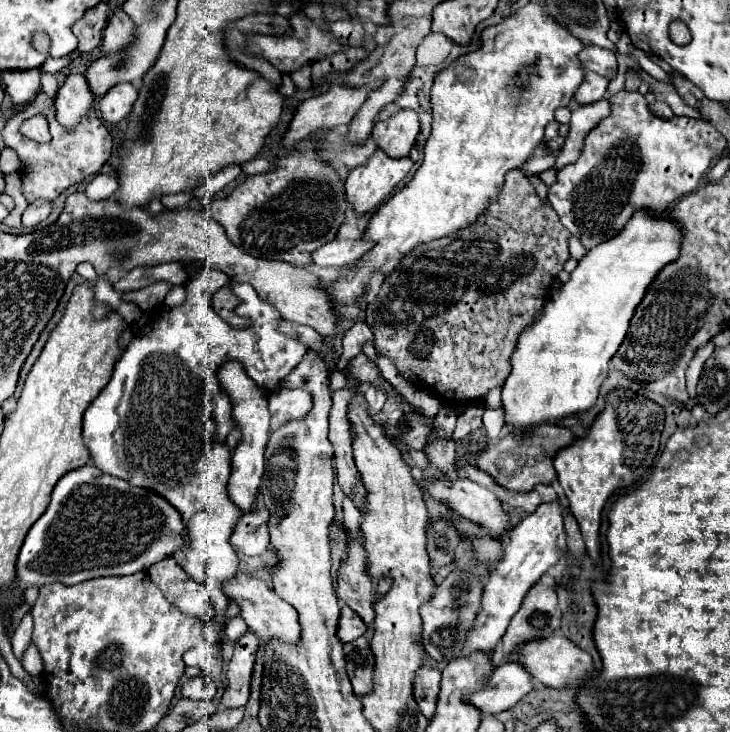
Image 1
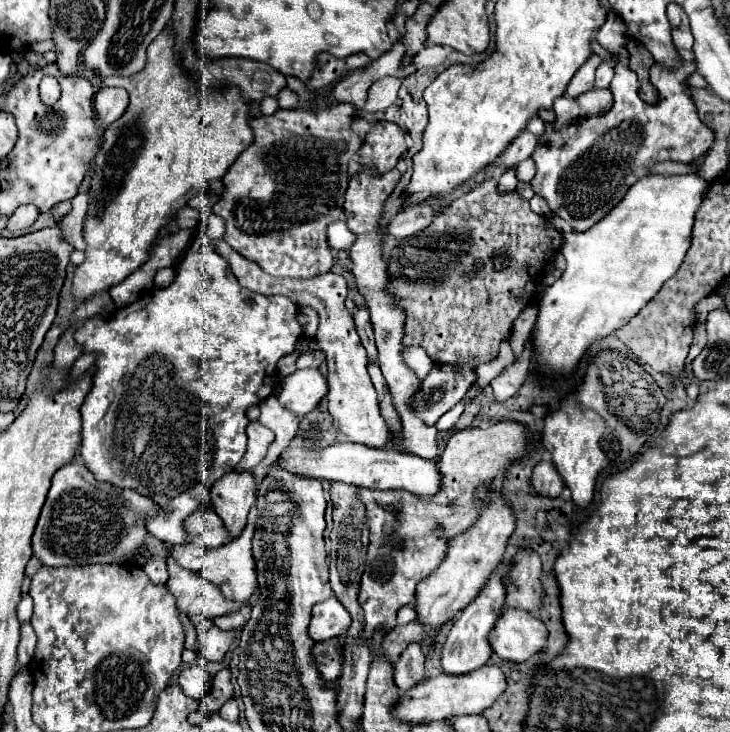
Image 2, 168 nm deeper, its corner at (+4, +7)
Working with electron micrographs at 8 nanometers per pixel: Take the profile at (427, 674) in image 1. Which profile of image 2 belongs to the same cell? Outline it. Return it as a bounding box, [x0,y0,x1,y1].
[394,644,426,694]

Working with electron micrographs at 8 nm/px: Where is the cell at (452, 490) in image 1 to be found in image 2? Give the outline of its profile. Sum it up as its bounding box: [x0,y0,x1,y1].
[282,442,442,496]

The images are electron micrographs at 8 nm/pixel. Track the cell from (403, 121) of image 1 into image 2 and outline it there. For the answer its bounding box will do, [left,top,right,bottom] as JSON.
[360,122,406,172]

